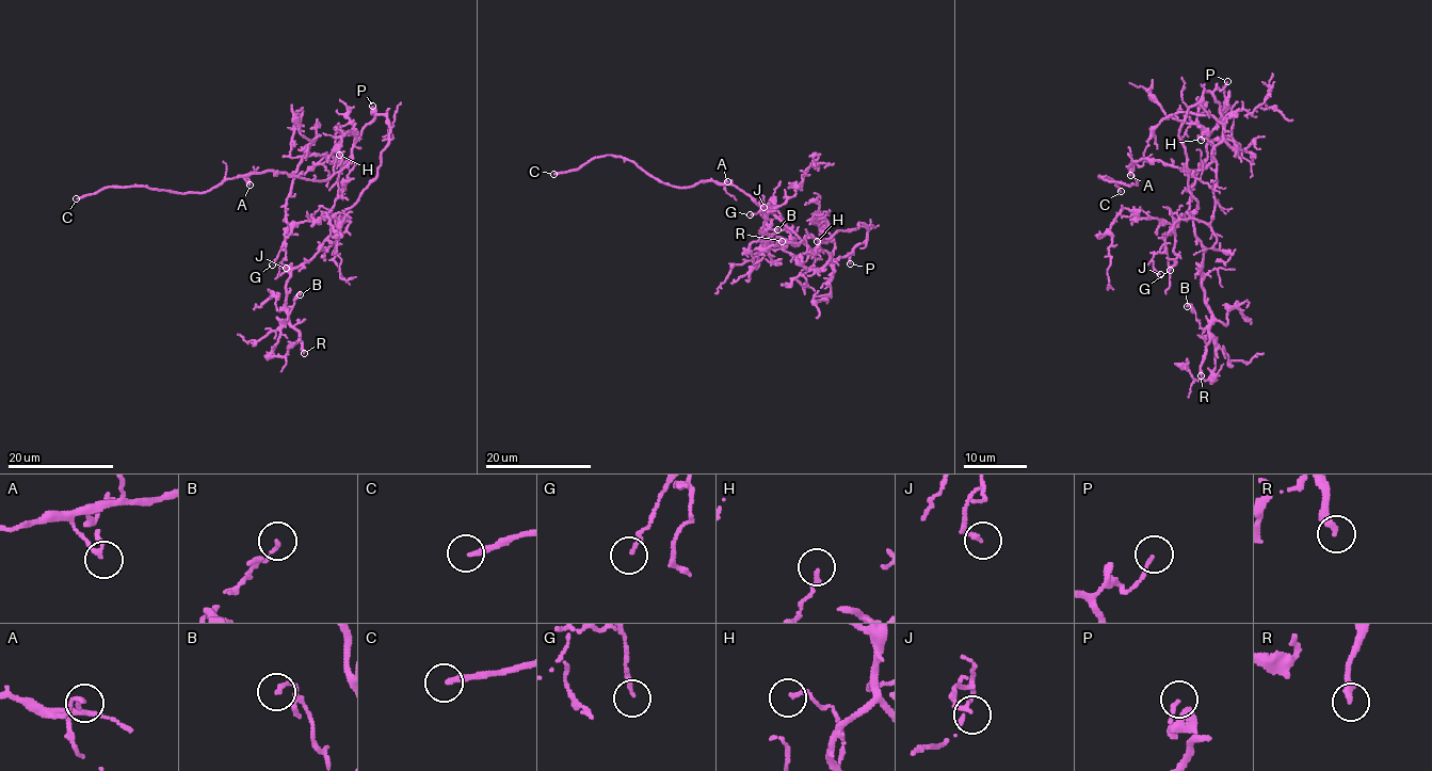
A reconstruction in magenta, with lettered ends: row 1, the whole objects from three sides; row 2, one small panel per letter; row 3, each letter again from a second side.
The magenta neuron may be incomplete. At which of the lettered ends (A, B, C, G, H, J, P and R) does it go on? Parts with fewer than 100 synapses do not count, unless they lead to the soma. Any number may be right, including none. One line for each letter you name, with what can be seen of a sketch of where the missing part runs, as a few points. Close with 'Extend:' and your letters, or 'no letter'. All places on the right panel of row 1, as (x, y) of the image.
C: course (1121, 191), (1128, 196), (1143, 196), (1168, 181)
Extend: C, R

